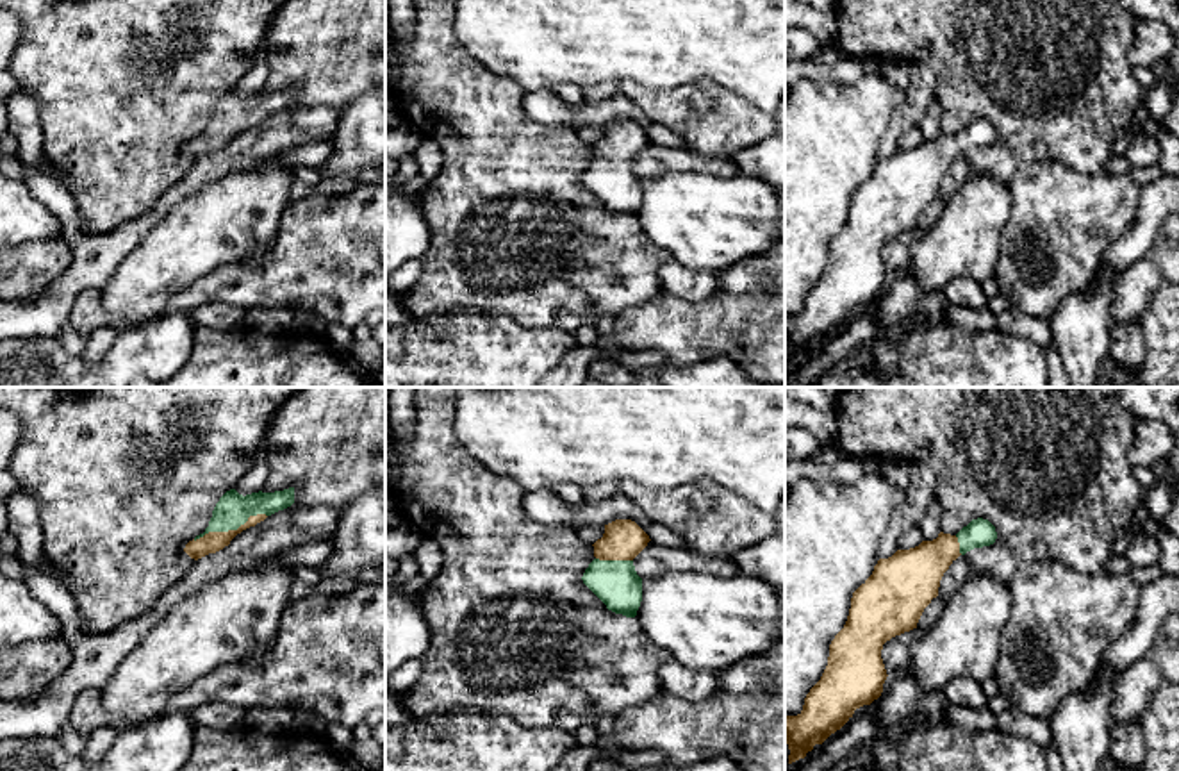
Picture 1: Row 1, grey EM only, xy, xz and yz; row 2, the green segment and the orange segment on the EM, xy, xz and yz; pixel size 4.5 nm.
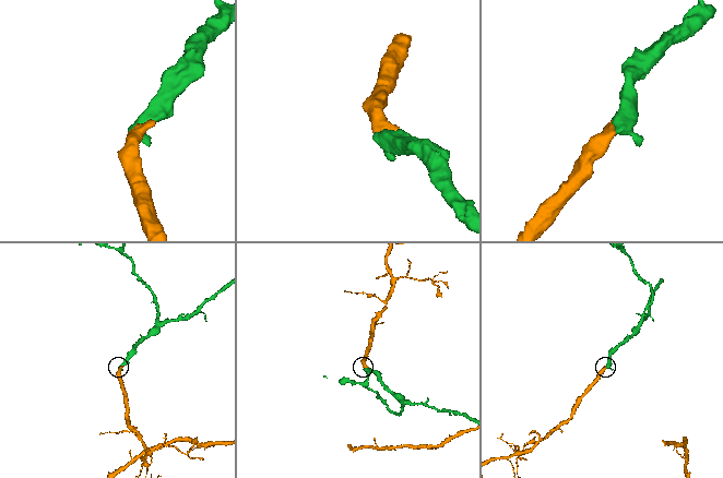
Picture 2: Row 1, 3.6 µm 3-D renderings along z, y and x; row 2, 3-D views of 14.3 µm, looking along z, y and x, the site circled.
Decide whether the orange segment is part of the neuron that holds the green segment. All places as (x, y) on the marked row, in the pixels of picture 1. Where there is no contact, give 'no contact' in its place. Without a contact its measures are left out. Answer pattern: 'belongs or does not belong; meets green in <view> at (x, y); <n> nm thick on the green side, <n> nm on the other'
belongs; meets green in xy at (229, 529); 150 nm thick on the green side, 90 nm on the other

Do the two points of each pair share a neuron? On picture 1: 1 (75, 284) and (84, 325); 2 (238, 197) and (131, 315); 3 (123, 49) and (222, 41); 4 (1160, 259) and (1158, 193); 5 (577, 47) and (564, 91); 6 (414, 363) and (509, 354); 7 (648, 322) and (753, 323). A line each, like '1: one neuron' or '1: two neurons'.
1: two neurons
2: one neuron
3: one neuron
4: two neurons
5: two neurons
6: one neuron
7: one neuron

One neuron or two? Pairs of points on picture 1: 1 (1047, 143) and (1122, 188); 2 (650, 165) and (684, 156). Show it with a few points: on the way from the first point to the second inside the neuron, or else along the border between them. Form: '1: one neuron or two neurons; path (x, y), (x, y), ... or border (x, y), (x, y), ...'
1: two neurons; border (1058, 163), (1080, 172), (1103, 172)
2: one neuron; path (659, 159), (675, 159)

